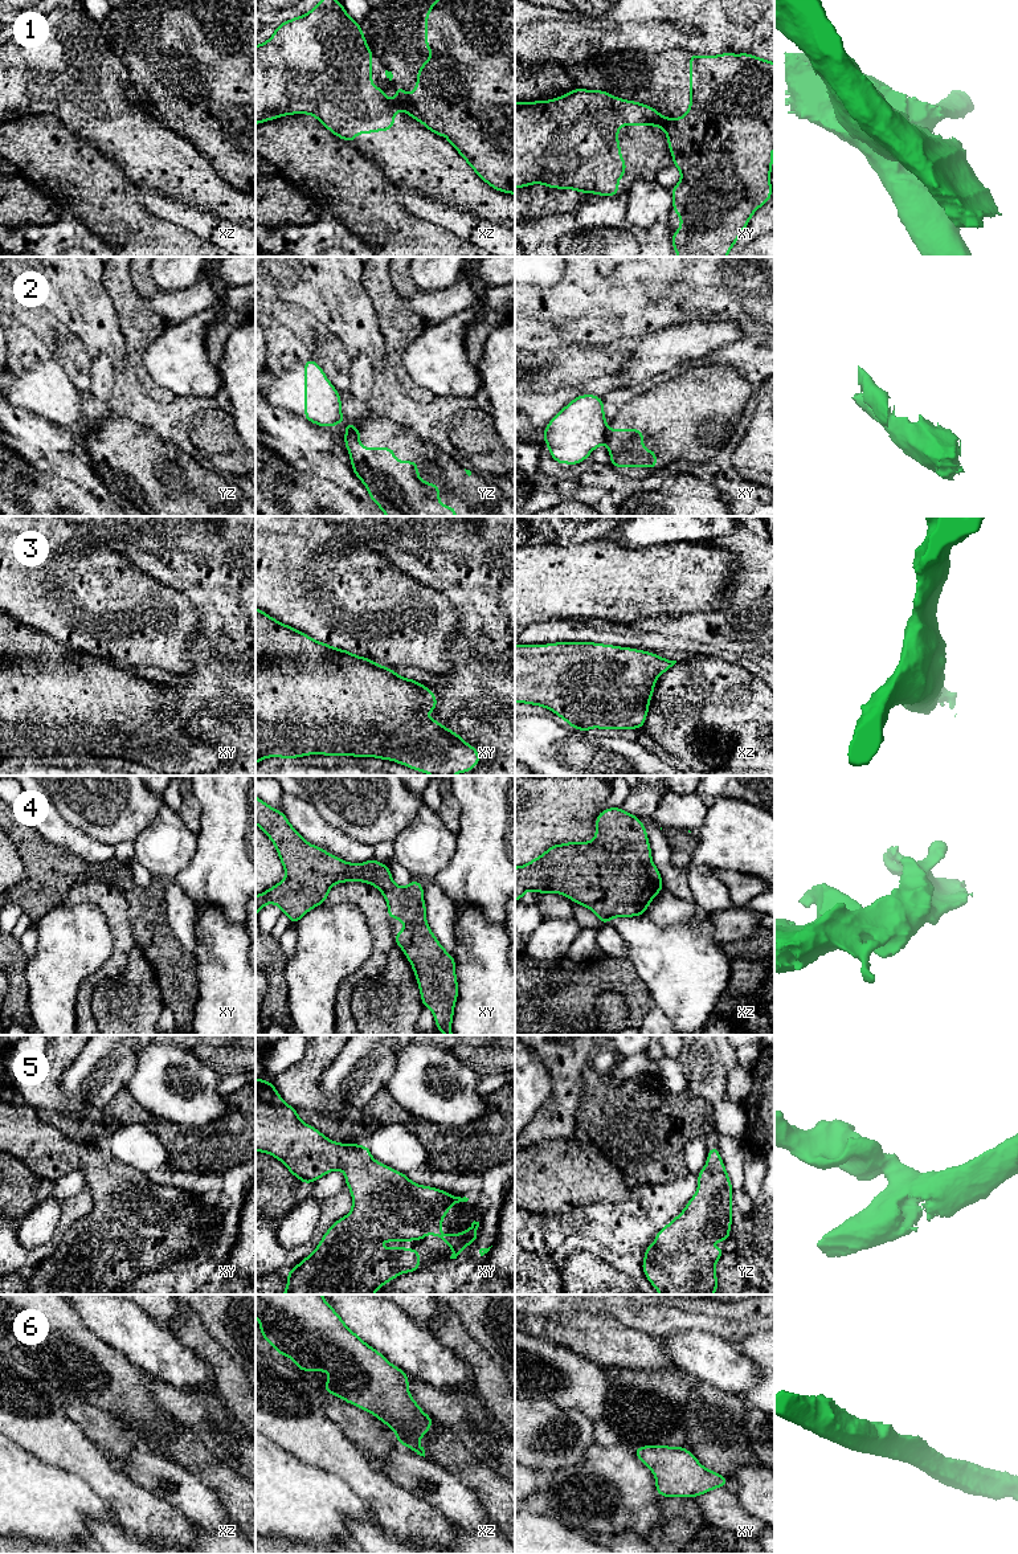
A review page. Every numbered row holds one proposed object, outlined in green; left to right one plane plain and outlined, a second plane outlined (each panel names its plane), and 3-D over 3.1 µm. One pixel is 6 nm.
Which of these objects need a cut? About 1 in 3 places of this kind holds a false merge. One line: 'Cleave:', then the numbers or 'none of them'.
Cleave: 1, 2

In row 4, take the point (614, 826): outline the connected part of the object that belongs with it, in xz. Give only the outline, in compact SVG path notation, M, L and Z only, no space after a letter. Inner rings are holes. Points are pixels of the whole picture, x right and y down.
M622 807L602 810L596 818L596 835L589 842L552 845L543 855L515 867L515 900L523 893L561 893L593 911L604 925L613 917L642 916L663 890L659 870L651 860L651 847L643 822Z

